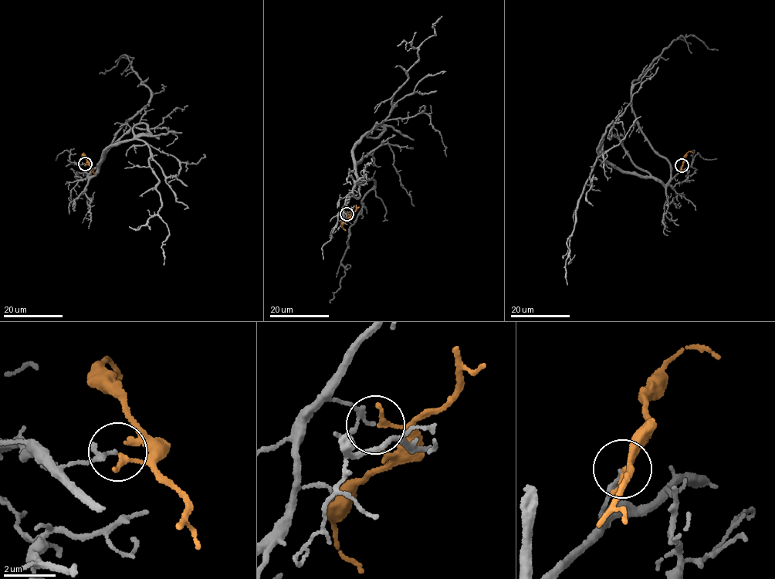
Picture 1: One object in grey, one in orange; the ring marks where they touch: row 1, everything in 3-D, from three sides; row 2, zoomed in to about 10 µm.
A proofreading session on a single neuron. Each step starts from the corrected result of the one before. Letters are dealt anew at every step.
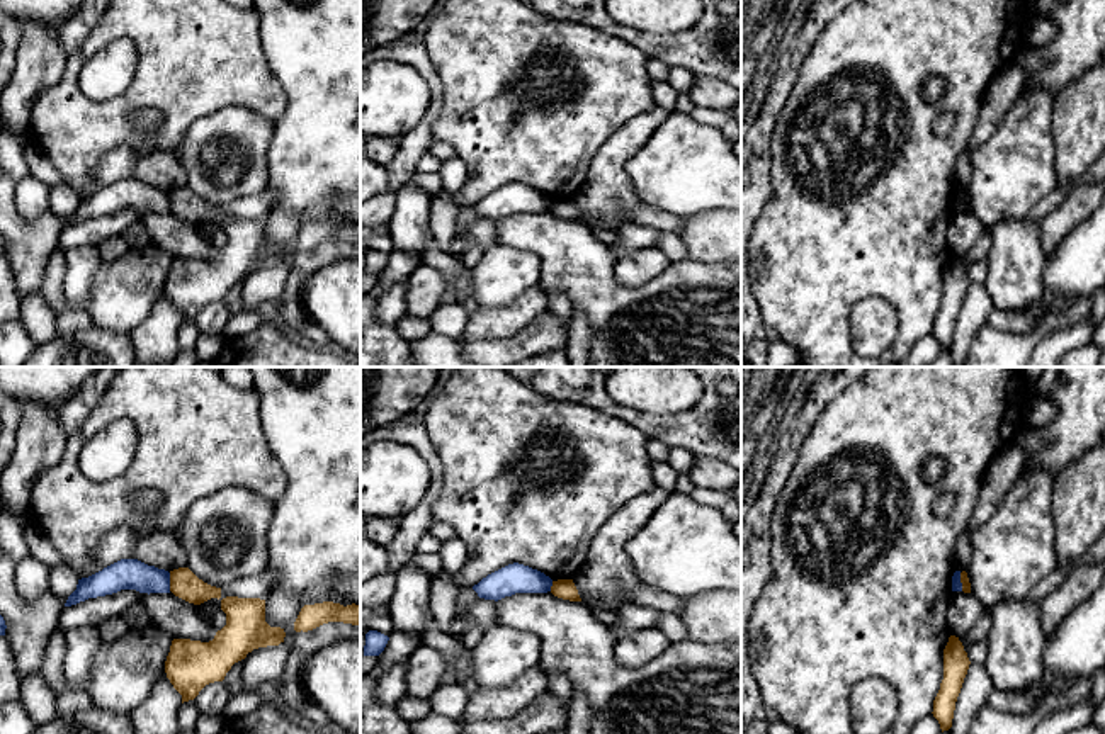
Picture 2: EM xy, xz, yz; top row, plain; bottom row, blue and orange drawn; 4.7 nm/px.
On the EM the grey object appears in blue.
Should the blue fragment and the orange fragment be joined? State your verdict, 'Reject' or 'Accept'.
Reject

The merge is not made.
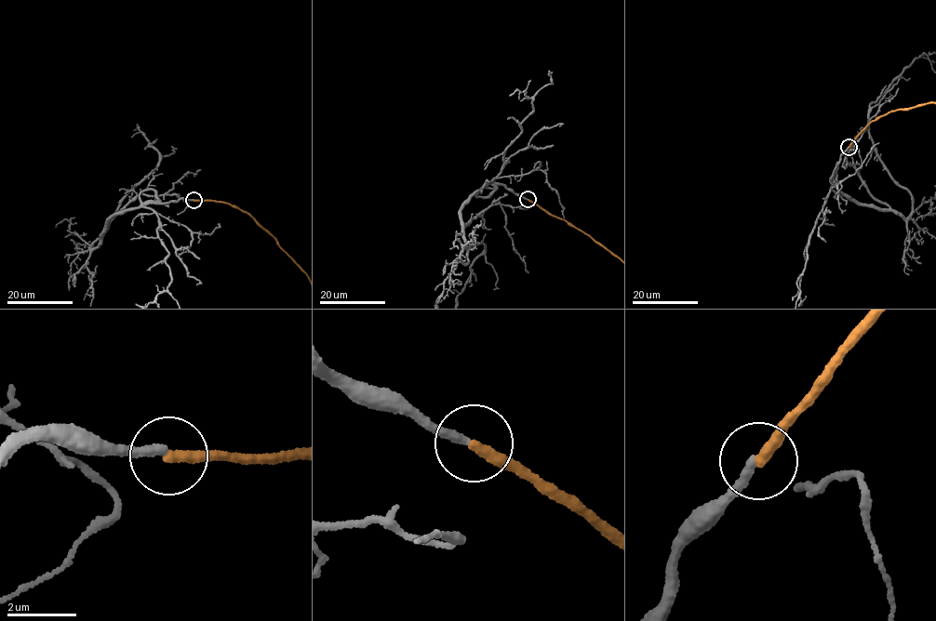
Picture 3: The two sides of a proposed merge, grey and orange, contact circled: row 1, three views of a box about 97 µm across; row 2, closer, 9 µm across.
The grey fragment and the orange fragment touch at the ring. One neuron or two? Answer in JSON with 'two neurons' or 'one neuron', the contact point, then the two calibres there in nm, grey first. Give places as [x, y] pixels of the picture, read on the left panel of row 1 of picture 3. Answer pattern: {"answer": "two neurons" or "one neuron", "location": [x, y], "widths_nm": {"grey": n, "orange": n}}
{"answer": "two neurons", "location": [193, 200], "widths_nm": {"grey": 260, "orange": 320}}

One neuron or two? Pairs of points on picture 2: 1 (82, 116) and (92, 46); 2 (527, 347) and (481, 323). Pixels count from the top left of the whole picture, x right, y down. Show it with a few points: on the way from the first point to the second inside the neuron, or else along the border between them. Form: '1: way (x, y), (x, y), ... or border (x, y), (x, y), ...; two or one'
1: way (73, 99), (72, 70), (75, 63); one
2: border (543, 315), (510, 337), (470, 338); two

